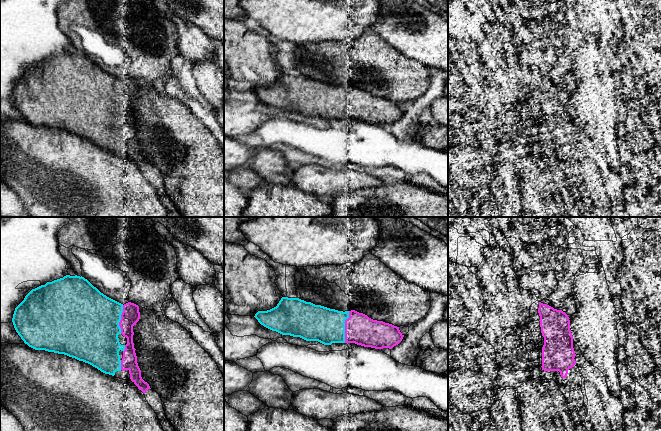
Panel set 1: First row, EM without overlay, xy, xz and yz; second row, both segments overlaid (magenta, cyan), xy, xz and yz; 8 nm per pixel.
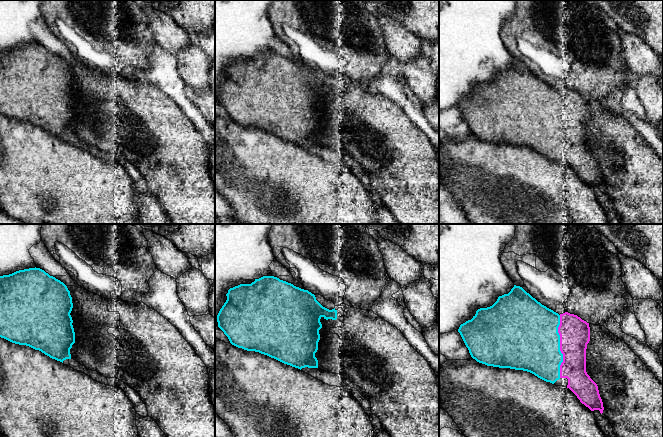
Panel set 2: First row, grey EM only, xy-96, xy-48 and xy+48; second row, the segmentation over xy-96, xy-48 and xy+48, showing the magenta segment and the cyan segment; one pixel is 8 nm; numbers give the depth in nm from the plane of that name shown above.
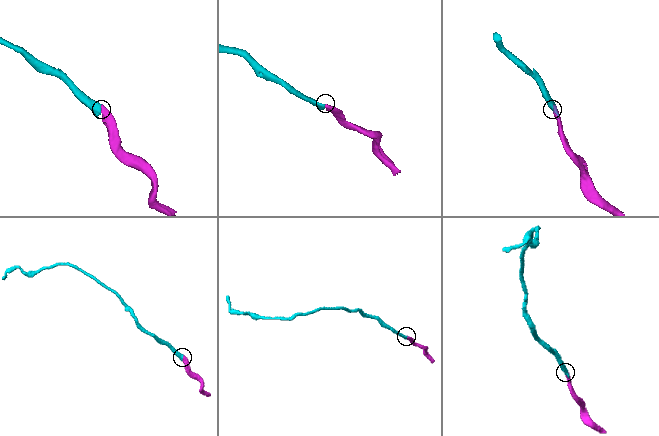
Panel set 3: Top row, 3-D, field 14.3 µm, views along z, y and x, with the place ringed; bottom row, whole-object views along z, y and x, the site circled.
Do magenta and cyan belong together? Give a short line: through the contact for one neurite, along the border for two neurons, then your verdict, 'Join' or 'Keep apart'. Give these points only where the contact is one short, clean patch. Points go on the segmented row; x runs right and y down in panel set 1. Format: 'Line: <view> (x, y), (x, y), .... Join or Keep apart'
Join

